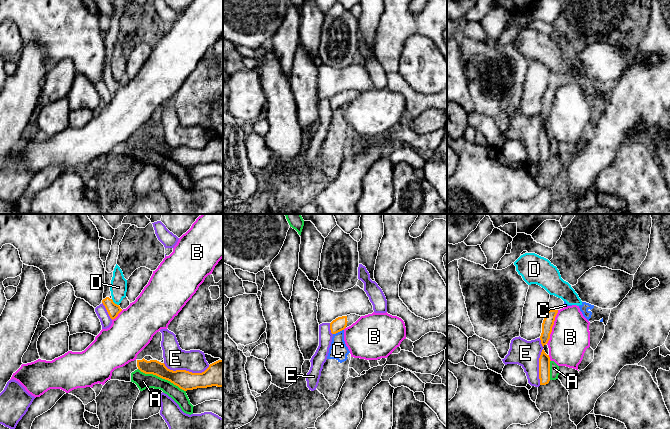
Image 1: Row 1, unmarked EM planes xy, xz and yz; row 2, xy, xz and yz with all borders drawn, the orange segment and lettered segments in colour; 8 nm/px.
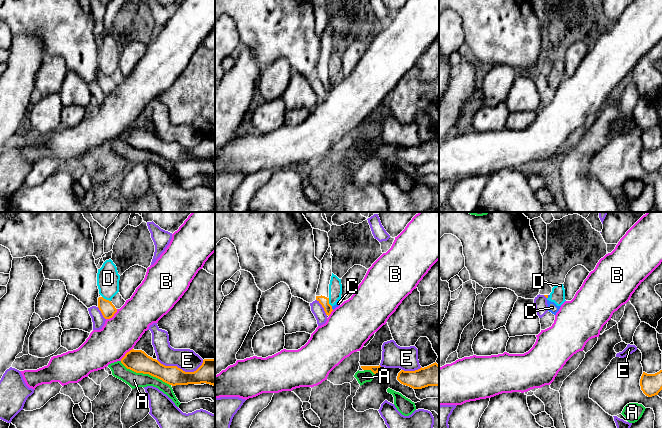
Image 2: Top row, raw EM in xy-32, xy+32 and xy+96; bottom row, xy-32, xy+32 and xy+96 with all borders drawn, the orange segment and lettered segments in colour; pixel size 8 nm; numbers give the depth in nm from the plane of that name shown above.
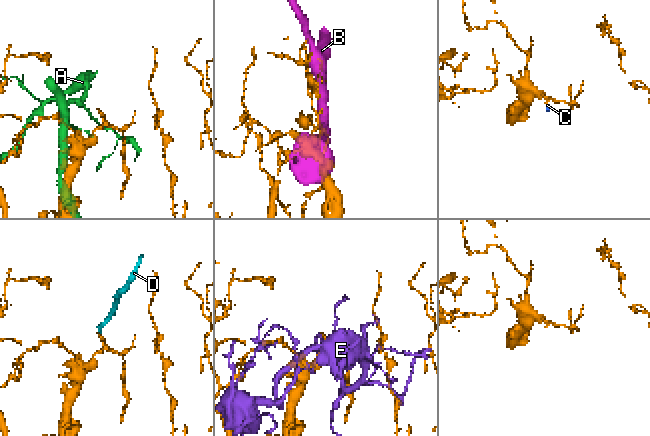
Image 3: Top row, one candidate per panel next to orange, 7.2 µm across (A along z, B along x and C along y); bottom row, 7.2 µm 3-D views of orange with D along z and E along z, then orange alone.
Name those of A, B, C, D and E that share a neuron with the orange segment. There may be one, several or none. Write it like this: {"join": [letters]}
{"join": []}

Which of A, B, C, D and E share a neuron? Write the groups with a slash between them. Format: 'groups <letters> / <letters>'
groups A / B / C D / E

